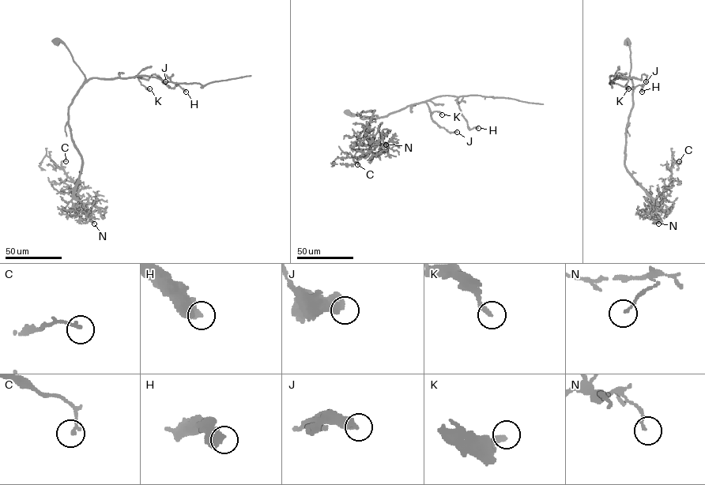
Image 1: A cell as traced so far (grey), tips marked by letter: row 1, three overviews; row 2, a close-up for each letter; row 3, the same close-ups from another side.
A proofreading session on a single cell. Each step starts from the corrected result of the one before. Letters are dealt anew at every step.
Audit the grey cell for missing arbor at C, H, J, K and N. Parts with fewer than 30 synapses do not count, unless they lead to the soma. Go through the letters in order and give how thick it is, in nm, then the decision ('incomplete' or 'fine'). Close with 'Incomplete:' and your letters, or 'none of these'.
C: calibre 180 nm; fine
H: calibre 600 nm; fine
J: calibre 440 nm; fine
K: calibre 260 nm; fine
N: calibre 120 nm; fine
Incomplete: none of these

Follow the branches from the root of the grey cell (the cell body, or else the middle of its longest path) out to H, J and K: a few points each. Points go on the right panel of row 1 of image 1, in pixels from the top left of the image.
H: (627, 41), (632, 83), (630, 77), (610, 76), (610, 79), (631, 88), (643, 84), (642, 92)
J: (627, 41), (630, 43), (629, 77), (632, 83), (630, 77), (616, 77), (640, 79), (645, 74), (646, 81)
K: (627, 41), (632, 83), (630, 77), (616, 77), (626, 77), (628, 88)

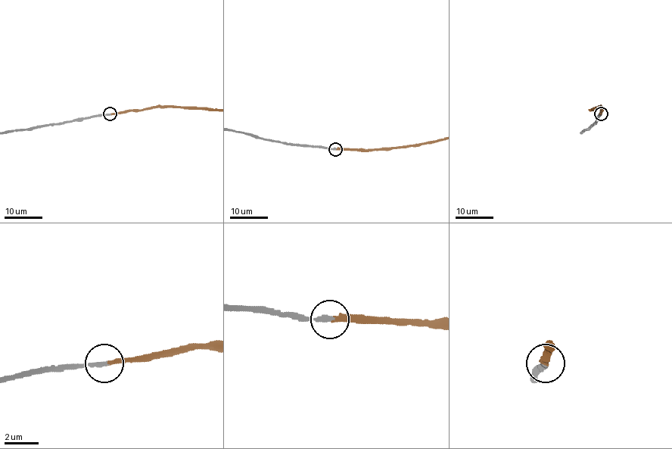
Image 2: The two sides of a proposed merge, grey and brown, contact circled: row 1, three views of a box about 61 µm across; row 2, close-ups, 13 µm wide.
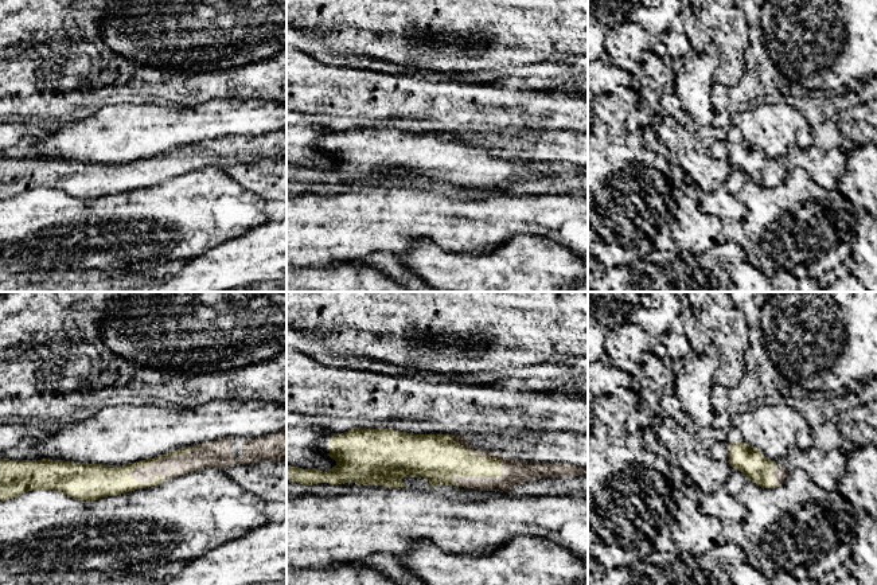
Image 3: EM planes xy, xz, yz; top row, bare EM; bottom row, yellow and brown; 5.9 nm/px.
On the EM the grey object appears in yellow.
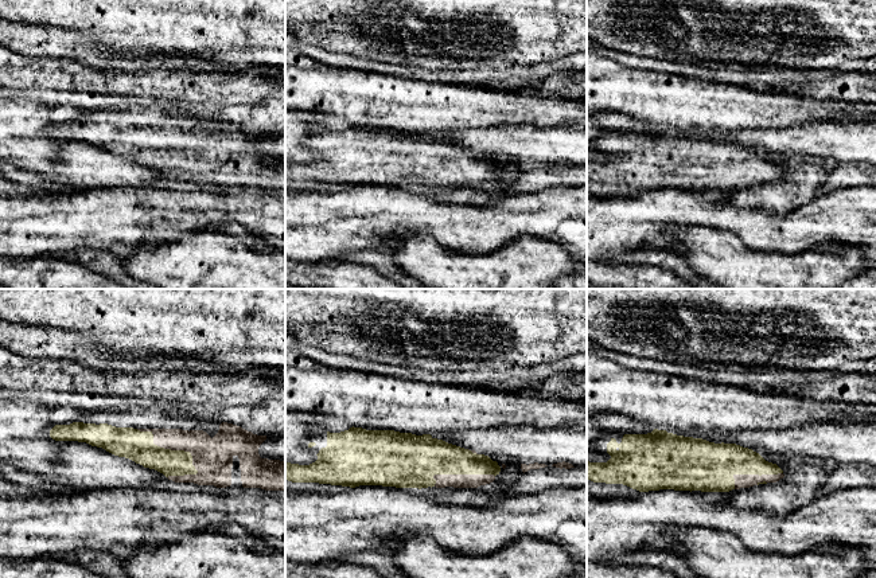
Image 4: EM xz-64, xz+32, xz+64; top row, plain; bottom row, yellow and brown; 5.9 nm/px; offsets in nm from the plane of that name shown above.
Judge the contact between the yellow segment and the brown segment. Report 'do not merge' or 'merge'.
merge

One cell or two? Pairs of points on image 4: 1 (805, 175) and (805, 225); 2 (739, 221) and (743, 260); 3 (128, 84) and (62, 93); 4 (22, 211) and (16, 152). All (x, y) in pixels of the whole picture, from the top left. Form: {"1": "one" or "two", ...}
{"1": "two", "2": "two", "3": "one", "4": "two"}

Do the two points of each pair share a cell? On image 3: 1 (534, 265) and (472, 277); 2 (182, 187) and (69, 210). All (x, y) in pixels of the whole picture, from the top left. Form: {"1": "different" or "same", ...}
{"1": "same", "2": "same"}

